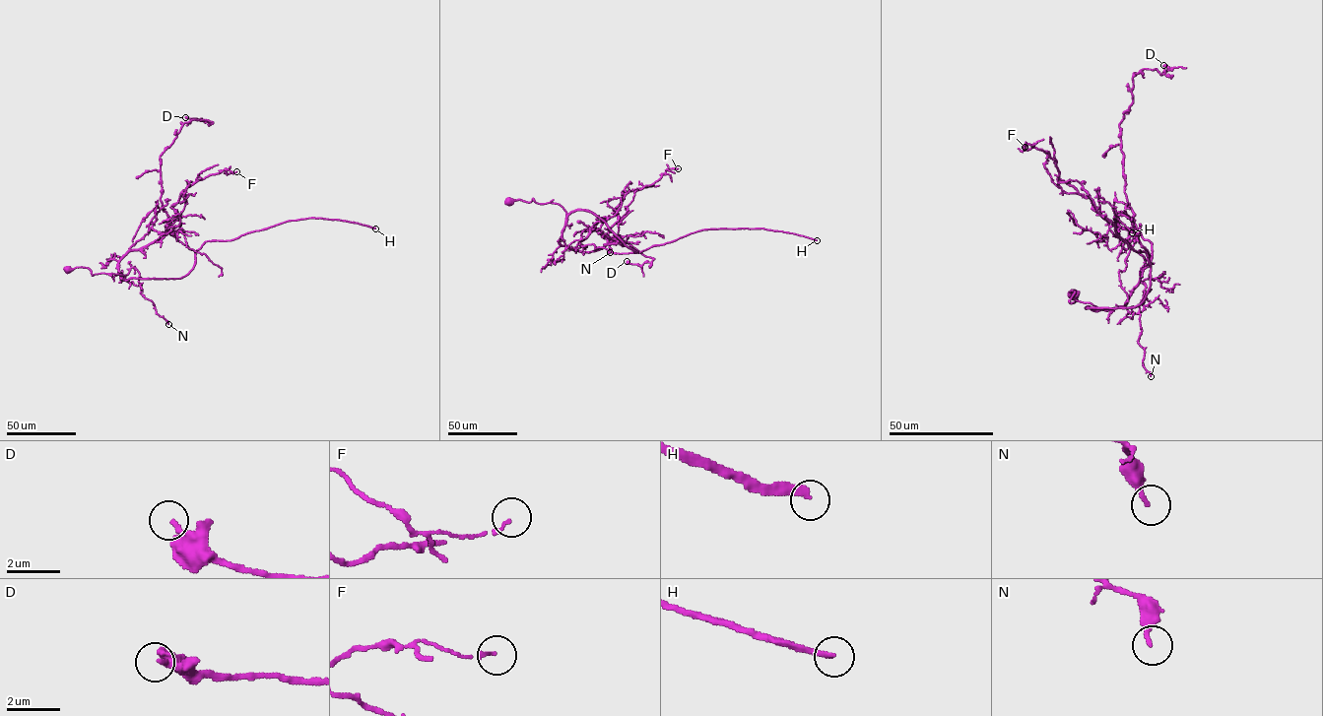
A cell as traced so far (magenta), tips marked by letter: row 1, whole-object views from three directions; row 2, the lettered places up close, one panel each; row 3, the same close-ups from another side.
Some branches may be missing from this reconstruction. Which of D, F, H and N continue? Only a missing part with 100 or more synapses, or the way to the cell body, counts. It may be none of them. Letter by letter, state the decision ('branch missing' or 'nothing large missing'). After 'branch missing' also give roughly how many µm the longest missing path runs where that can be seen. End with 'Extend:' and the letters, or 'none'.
D: nothing large missing
F: nothing large missing
H: branch missing; about 200 µm are missing
N: nothing large missing
Extend: H

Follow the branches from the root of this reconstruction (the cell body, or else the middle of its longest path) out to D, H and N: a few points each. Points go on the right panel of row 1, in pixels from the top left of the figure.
D: (1074, 294), (1093, 310), (1132, 308), (1150, 289), (1152, 243), (1124, 192), (1119, 123), (1132, 77), (1163, 65)
H: (1074, 294), (1093, 310), (1144, 300), (1148, 255), (1115, 233), (1114, 217), (1132, 232)
N: (1074, 294), (1071, 291), (1071, 302), (1077, 299), (1109, 310), (1141, 304), (1144, 292), (1138, 343), (1151, 376)

